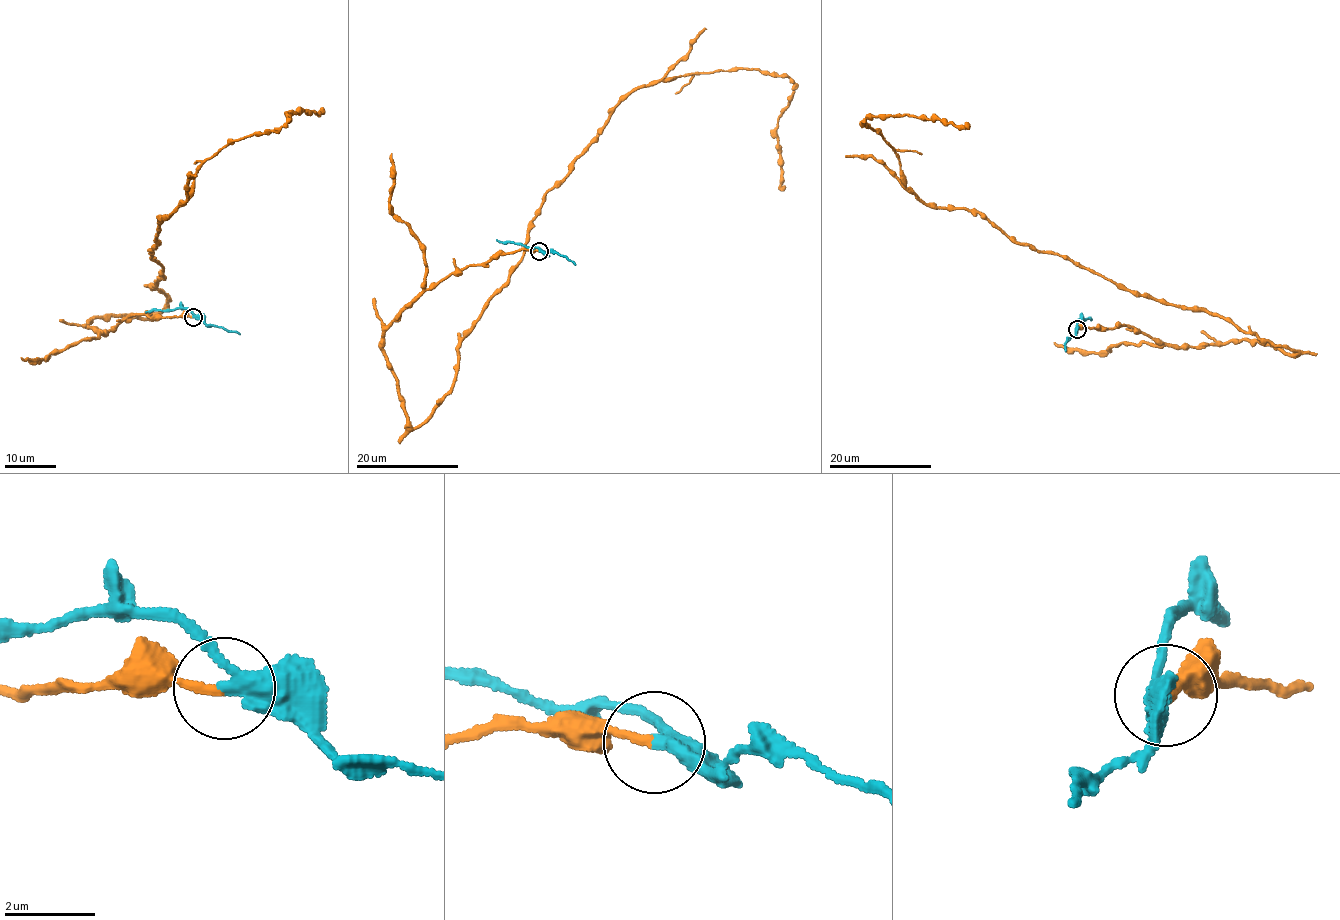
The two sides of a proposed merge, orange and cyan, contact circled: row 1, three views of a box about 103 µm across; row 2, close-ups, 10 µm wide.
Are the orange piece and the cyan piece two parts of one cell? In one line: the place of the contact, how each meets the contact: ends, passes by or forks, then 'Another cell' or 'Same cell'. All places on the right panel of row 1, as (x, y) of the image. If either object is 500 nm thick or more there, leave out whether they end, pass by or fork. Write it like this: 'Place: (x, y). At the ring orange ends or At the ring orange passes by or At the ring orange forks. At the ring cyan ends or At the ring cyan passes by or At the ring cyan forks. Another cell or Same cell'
Place: (1077, 329). At the ring orange ends. At the ring cyan passes by. Another cell

